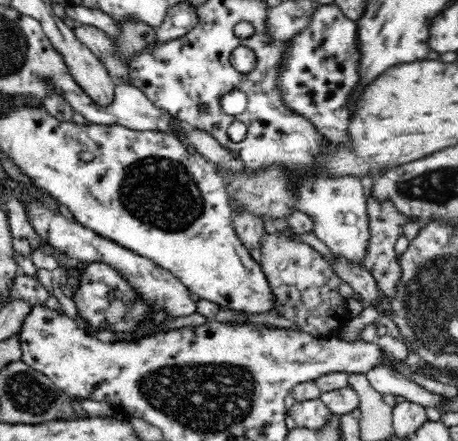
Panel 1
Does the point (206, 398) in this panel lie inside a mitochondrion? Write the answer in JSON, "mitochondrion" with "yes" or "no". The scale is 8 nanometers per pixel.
{"mitochondrion":"yes"}

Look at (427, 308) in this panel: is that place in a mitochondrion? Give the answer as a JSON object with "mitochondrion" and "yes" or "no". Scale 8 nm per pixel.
{"mitochondrion":"yes"}

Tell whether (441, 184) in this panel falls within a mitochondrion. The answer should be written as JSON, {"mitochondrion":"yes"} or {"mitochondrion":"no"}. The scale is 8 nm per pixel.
{"mitochondrion":"yes"}

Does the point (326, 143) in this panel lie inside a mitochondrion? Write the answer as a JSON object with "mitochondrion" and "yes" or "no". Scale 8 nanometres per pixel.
{"mitochondrion":"no"}

